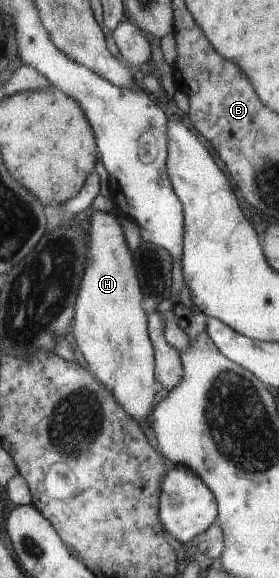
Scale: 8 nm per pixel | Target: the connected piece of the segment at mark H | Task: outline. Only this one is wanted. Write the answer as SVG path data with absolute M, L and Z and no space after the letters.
M95 211L89 228L89 250L81 288L75 302L73 334L89 370L109 386L122 410L137 422L152 412L158 401L154 349L148 334L148 316L141 306L143 292L122 226L109 212Z

